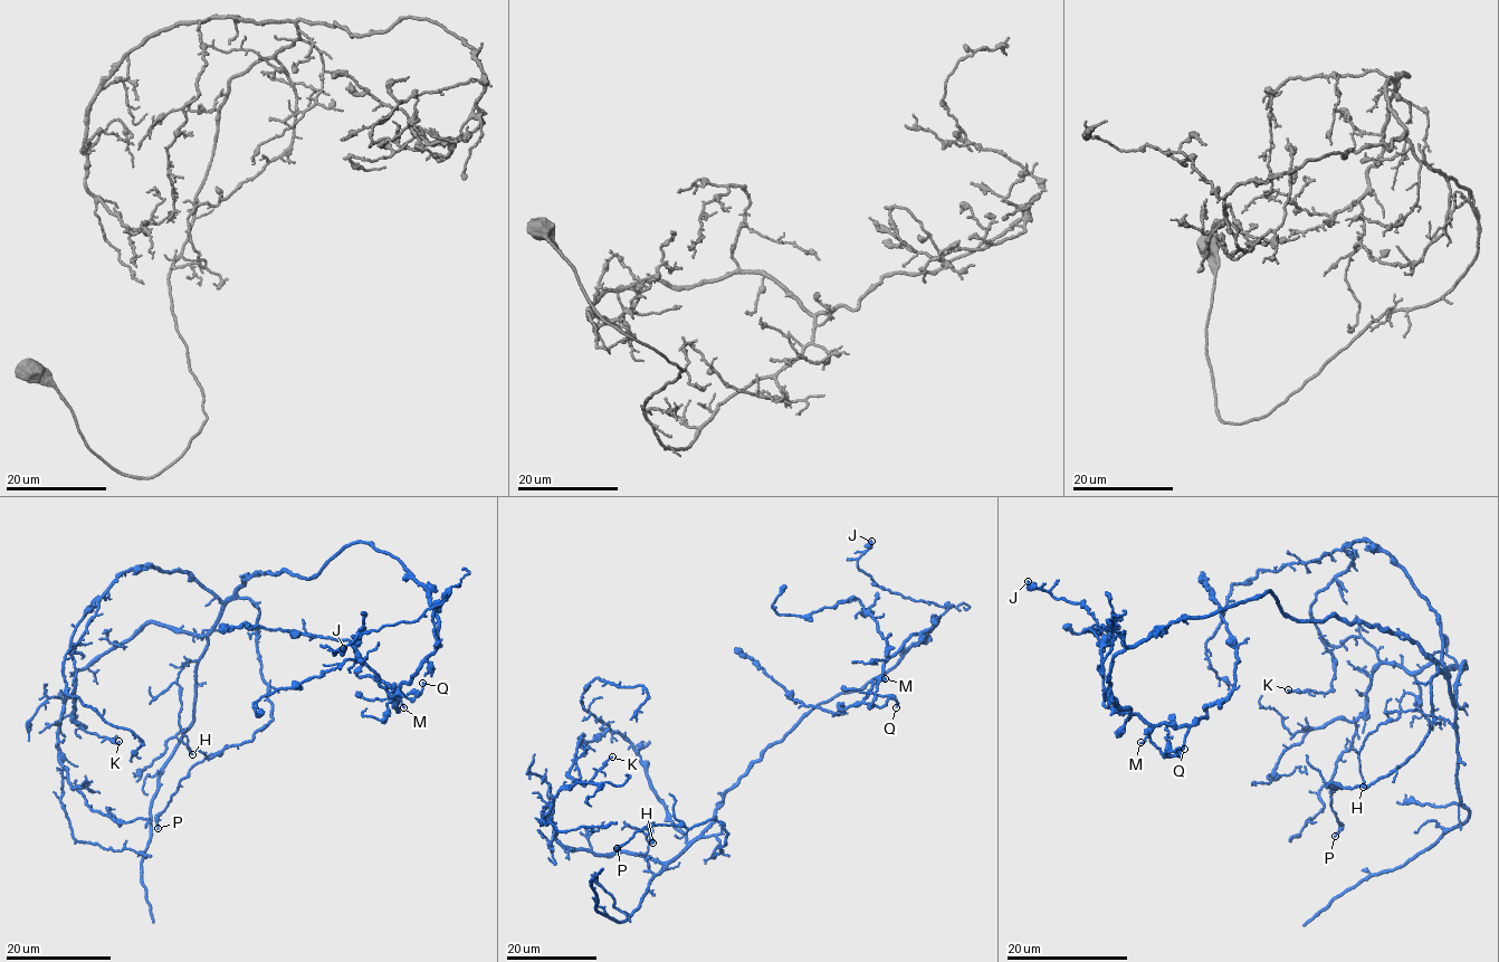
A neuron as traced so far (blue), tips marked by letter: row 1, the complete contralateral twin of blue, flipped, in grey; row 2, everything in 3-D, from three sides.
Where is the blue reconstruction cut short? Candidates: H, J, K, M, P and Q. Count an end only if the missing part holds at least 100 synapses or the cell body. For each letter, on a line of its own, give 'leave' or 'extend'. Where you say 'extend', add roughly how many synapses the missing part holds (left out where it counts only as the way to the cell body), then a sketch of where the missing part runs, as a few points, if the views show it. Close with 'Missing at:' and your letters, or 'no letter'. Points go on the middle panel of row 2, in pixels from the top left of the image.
H: leave
J: leave
K: leave
M: leave
P: leave
Q: leave
Missing at: no letter

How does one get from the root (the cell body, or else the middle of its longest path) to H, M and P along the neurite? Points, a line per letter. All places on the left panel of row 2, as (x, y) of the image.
H: (293, 574), (267, 571), (241, 578), (208, 636), (204, 653), (182, 665), (179, 724), (192, 754)
M: (293, 574), (313, 577), (360, 542), (422, 583), (438, 639), (417, 675), (398, 687), (403, 707)
P: (293, 574), (267, 571), (236, 589), (258, 609), (271, 721), (192, 767), (158, 828)

